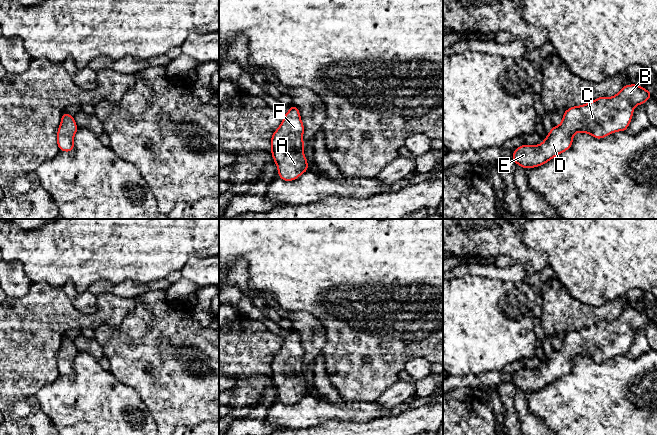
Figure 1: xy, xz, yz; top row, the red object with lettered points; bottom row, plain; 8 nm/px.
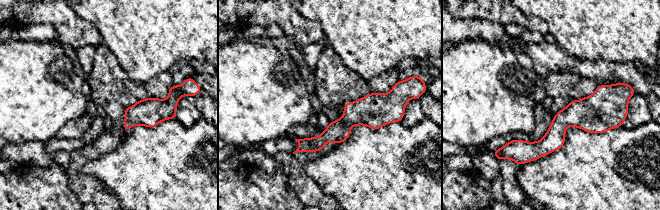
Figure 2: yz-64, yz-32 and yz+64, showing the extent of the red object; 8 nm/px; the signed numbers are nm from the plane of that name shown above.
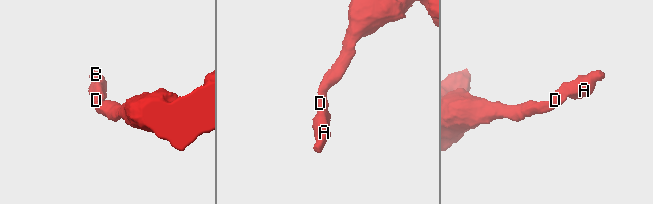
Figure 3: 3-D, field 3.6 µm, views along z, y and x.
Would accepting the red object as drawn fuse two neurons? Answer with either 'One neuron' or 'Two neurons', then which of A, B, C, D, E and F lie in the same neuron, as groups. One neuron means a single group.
One neuron. Groups: A B C D E F

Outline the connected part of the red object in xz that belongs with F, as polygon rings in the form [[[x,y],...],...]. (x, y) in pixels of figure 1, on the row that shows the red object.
[[[291,104],[282,124],[271,137],[271,153],[282,180],[293,181],[309,170],[303,152],[303,132],[299,109]]]

